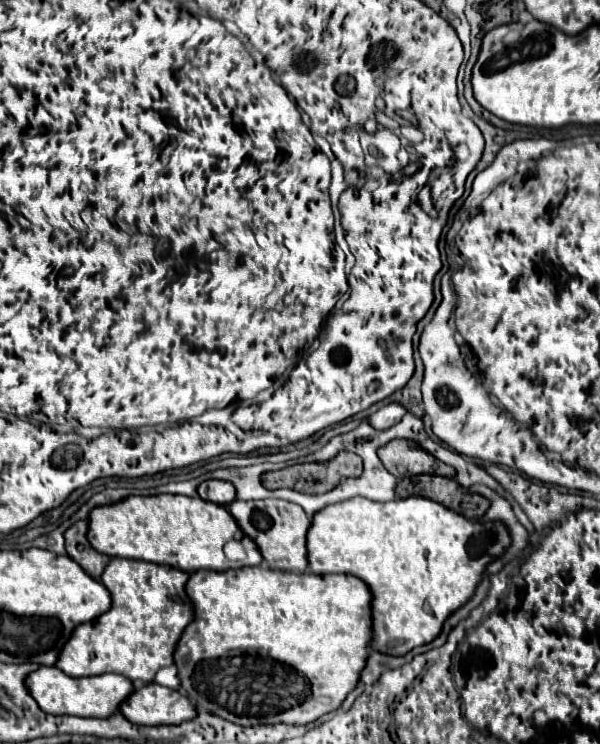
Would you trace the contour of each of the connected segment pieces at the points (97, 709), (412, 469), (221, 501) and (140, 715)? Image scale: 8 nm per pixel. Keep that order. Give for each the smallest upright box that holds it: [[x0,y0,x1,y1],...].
[[26,667,134,717],[378,439,456,479],[198,479,236,505],[120,683,196,725]]

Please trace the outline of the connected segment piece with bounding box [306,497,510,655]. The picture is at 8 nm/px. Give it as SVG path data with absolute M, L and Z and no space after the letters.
M406 497L388 503L370 499L350 499L328 505L314 513L306 535L310 573L350 573L362 579L372 593L372 643L370 649L390 655L406 655L418 645L438 637L444 619L468 601L484 567L504 553L510 545L508 531L502 523L470 523L458 513L436 505L426 497Z

